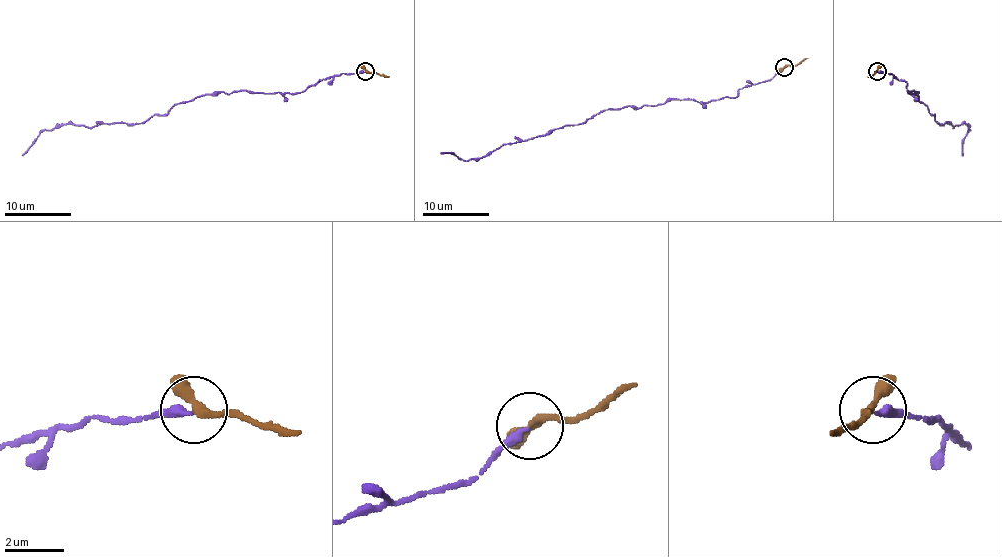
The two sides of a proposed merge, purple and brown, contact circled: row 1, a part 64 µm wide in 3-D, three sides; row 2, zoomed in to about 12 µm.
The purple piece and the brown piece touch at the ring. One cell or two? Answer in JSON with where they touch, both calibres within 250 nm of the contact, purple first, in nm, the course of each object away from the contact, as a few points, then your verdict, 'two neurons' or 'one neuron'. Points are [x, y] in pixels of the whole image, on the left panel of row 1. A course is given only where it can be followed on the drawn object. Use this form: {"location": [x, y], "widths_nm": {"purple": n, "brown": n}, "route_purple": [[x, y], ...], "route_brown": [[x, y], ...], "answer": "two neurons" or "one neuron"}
{"location": [365, 71], "widths_nm": {"purple": 280, "brown": 300}, "route_purple": [[365, 72], [327, 77], [300, 92], [206, 93], [141, 123], [84, 127], [66, 123], [44, 130], [22, 155]], "route_brown": [[365, 72], [389, 77]], "answer": "one neuron"}

